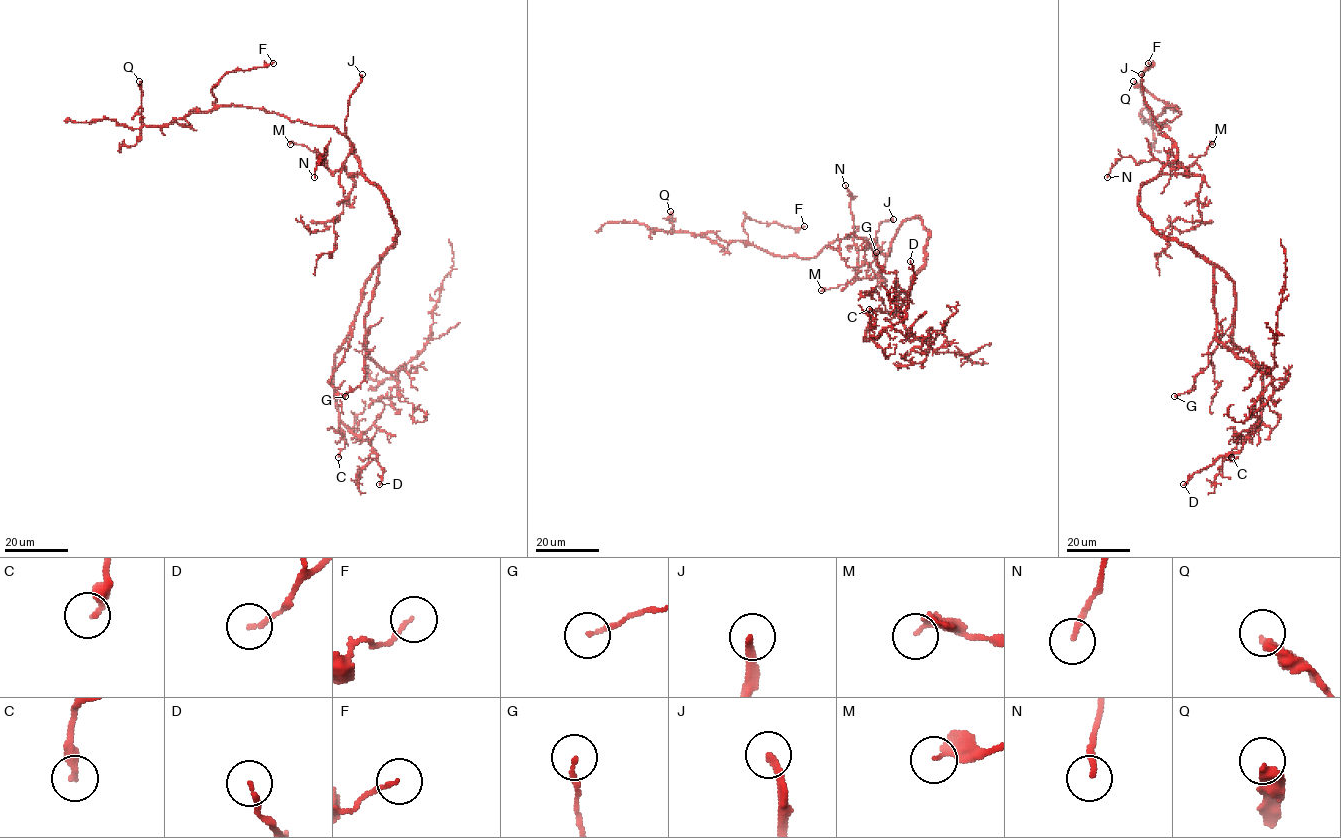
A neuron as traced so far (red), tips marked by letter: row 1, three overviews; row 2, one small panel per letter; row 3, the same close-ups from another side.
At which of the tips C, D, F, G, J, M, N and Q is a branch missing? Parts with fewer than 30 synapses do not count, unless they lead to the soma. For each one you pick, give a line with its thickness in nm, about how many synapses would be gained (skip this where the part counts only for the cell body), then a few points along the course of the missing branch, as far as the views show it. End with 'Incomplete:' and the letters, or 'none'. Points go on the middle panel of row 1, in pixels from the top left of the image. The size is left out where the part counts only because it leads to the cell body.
J: calibre 240 nm; course (893, 219), (895, 214), (912, 217), (952, 198), (965, 187), (981, 185), (1029, 153)
Incomplete: J

